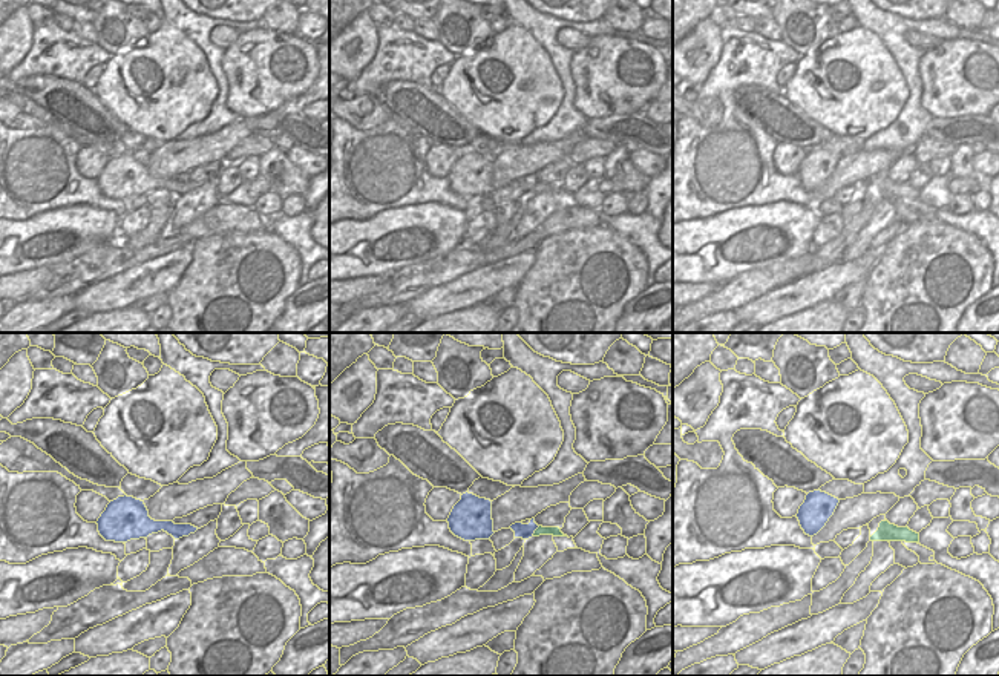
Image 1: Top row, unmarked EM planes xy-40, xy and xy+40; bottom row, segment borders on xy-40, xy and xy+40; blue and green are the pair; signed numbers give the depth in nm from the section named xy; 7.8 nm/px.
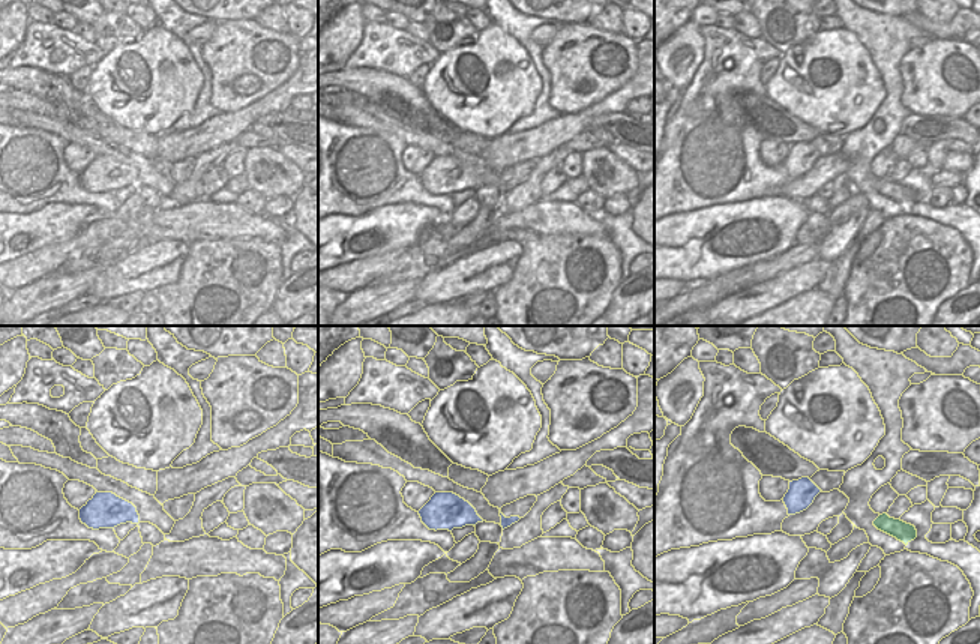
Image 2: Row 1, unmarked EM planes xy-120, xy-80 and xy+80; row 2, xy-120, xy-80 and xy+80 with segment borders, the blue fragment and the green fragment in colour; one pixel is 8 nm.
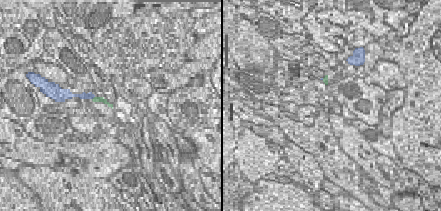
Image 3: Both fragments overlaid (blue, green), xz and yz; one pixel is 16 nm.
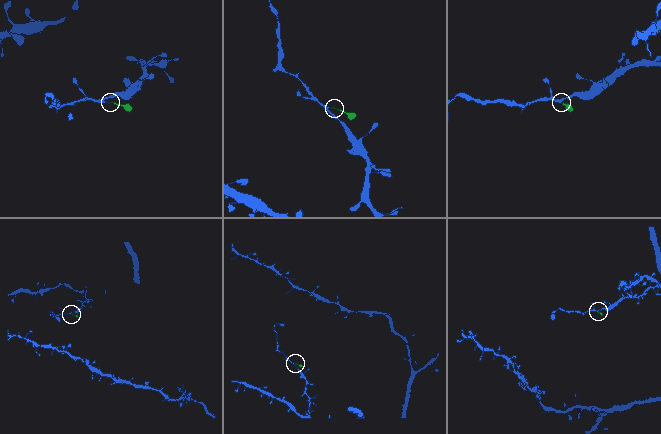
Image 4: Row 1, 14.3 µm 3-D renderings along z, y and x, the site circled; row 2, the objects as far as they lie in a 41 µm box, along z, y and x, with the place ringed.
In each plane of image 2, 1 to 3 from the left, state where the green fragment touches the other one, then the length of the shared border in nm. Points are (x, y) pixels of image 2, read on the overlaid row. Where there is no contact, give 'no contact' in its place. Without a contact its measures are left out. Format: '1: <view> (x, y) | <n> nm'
1: no contact
2: no contact
3: no contact

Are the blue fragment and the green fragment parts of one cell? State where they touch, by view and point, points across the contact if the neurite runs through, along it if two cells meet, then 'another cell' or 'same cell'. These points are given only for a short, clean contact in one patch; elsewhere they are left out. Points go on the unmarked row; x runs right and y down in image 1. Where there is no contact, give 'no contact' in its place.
meets blue in xy at (535, 186); runs through xy (521, 187), (535, 186), (541, 187); same cell

